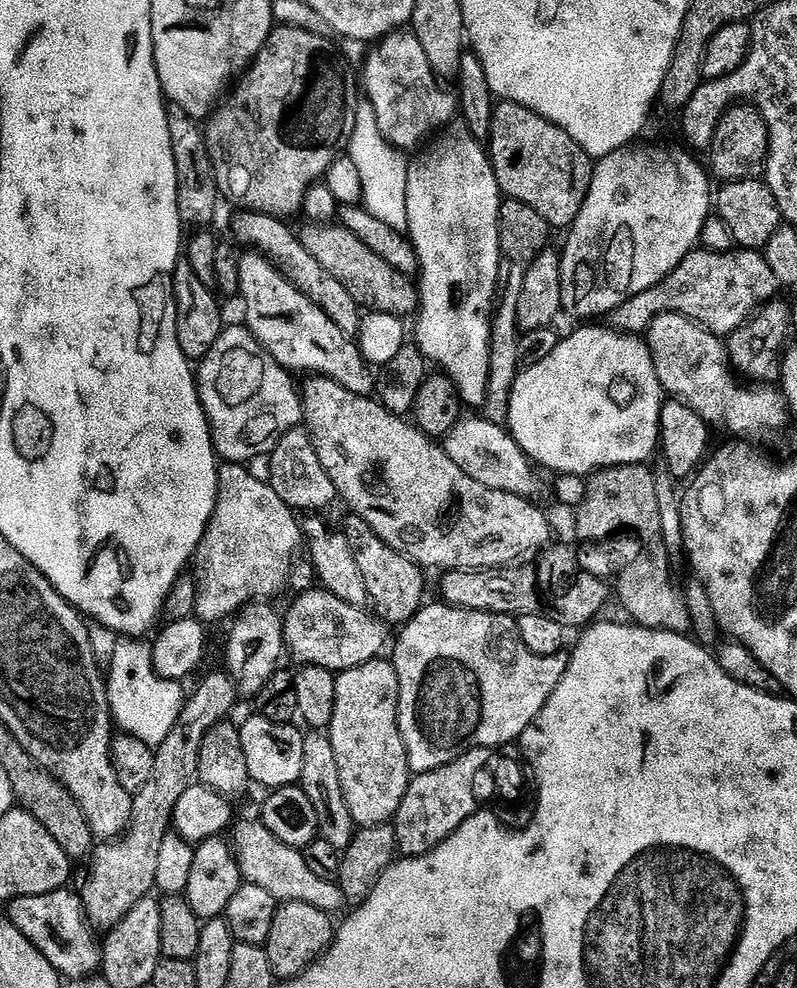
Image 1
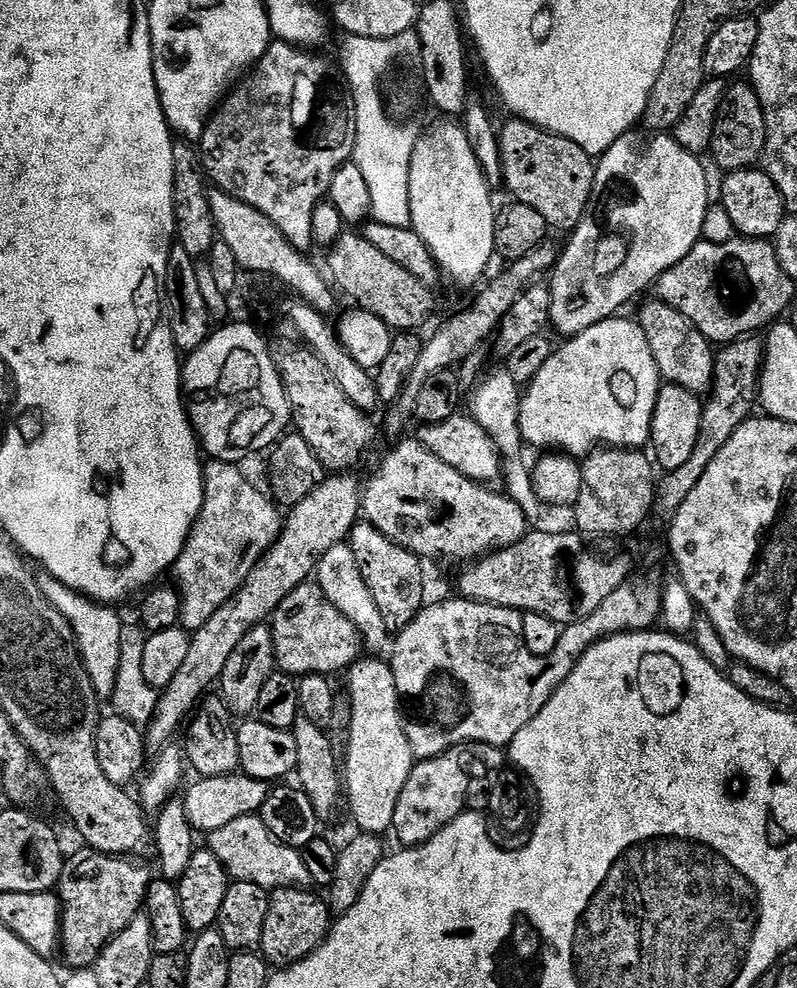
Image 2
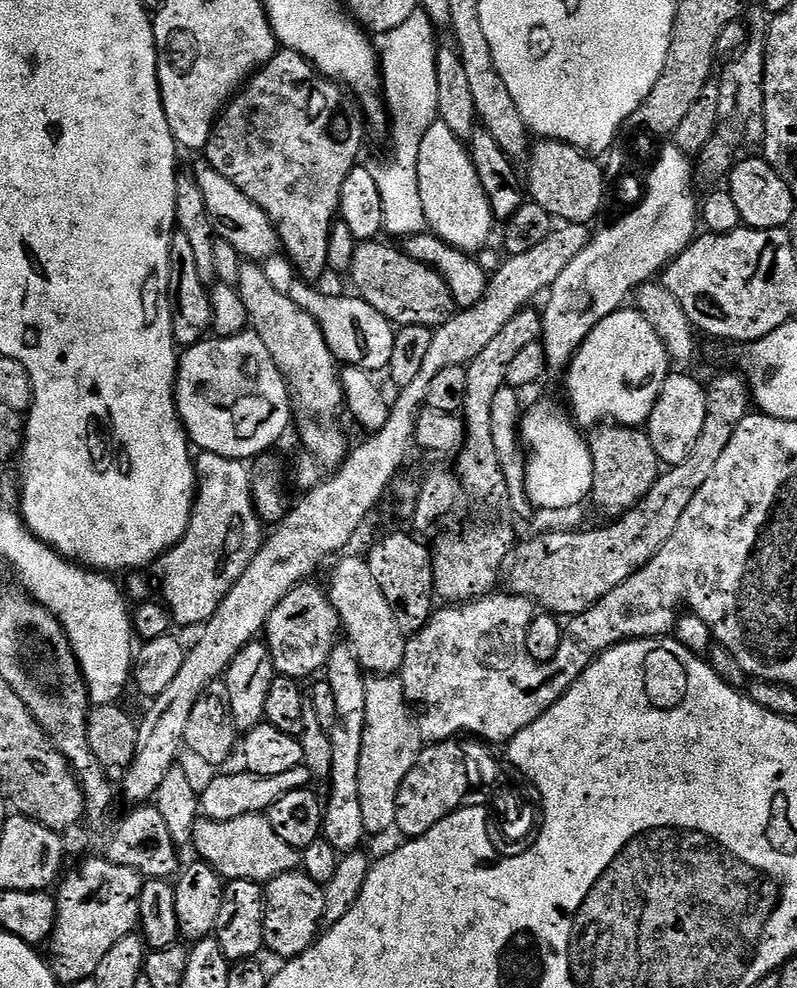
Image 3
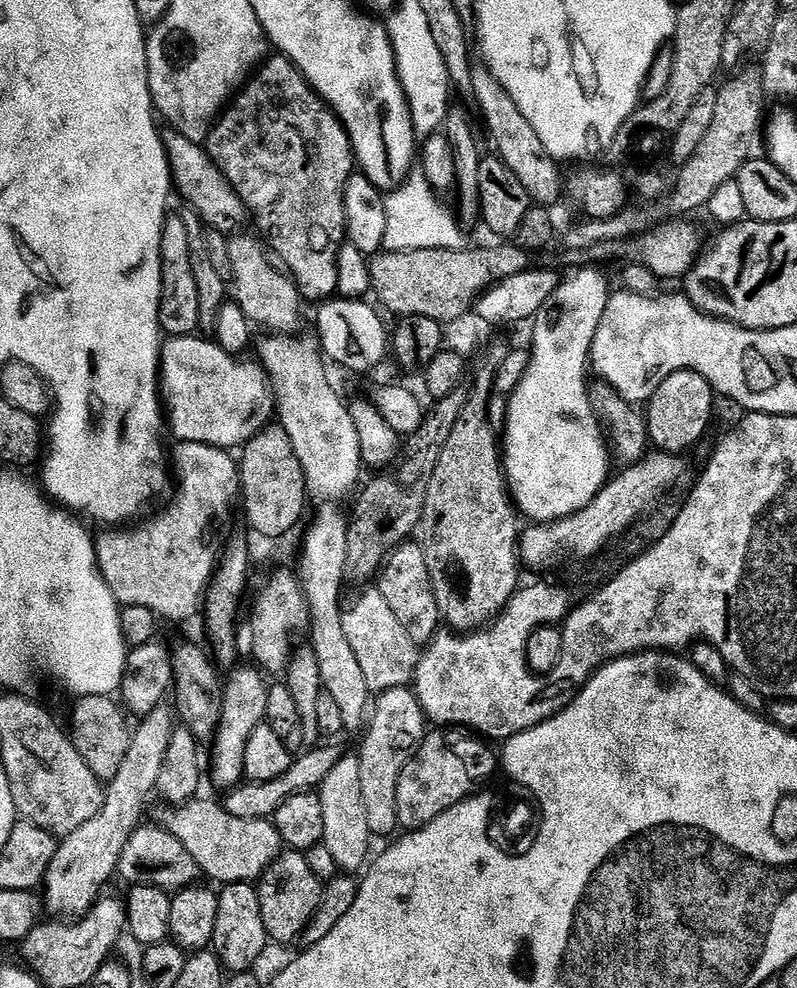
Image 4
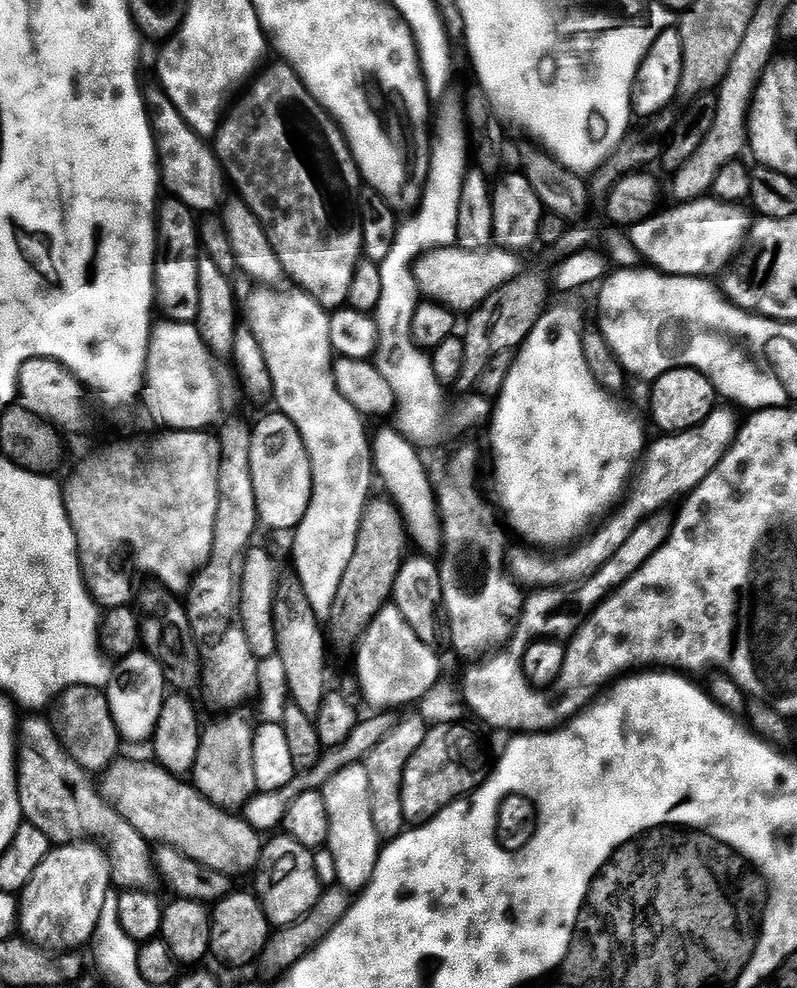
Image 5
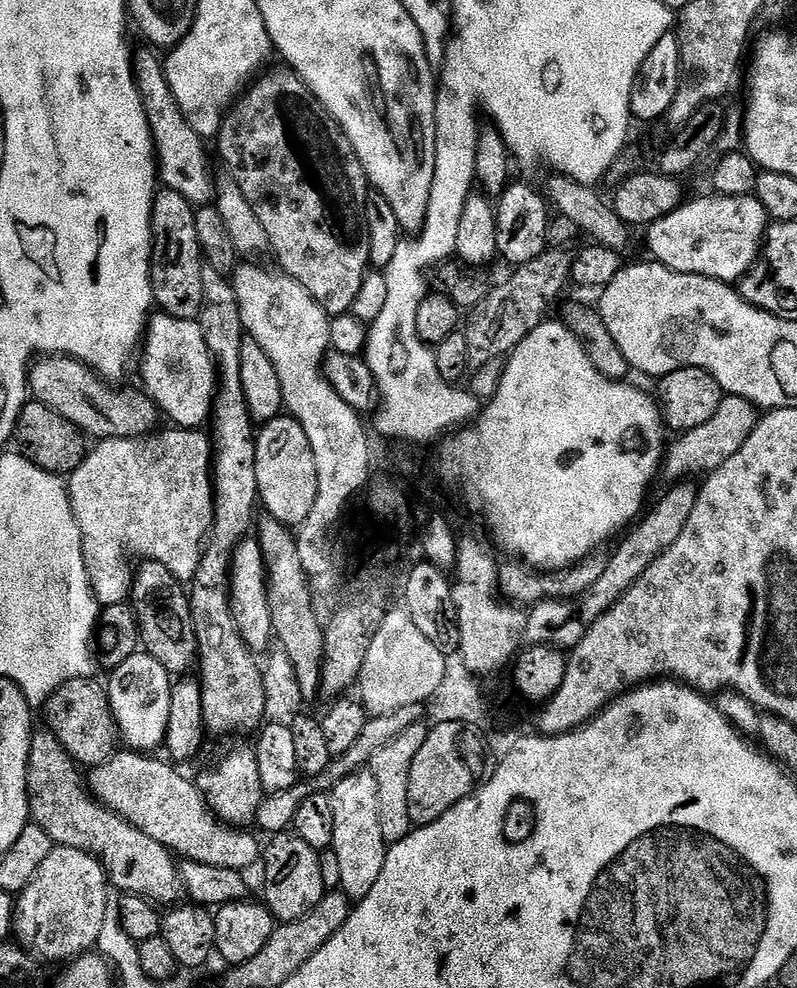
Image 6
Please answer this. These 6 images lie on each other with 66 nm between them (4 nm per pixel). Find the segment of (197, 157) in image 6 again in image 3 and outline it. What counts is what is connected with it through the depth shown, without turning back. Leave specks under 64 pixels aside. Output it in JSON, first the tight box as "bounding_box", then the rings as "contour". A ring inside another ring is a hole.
{"bounding_box":[194,162,281,262],"contour":[[[200,162],[194,170],[194,177],[212,219],[212,231],[219,239],[230,242],[230,246],[238,250],[240,257],[248,262],[265,262],[275,252],[281,251],[280,239],[270,218],[266,218],[258,205],[250,202],[250,198],[246,198],[246,194],[242,194],[242,190],[238,190],[238,186],[230,182],[230,178],[222,178],[222,174],[218,174],[218,170],[211,168],[207,162]]]}

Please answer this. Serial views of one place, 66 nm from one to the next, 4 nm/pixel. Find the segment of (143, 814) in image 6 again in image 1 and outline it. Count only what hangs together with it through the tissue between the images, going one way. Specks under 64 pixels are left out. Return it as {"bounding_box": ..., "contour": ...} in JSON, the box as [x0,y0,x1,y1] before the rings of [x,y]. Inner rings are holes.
{"bounding_box":[230,819,345,914],"contour":[[[259,819],[238,824],[235,825],[236,833],[235,828],[231,833],[230,844],[236,853],[241,877],[247,883],[262,886],[262,890],[267,890],[278,902],[310,902],[310,906],[318,906],[318,910],[329,914],[336,914],[339,908],[345,907],[339,883],[318,878],[306,866],[306,858],[301,849],[286,846],[286,842],[278,842],[278,838],[274,838],[274,834],[270,834],[270,830],[266,830]]]}

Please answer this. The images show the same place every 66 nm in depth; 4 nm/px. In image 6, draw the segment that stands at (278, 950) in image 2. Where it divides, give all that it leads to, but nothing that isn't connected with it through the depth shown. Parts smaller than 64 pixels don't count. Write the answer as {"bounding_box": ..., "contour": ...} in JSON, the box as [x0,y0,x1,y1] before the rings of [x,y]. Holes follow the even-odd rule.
{"bounding_box":[262,834,326,922],"contour":[[[276,834],[262,852],[264,864],[264,897],[262,903],[277,921],[287,922],[305,916],[326,894],[323,880],[321,853],[315,852],[310,842],[302,842],[295,834]]]}

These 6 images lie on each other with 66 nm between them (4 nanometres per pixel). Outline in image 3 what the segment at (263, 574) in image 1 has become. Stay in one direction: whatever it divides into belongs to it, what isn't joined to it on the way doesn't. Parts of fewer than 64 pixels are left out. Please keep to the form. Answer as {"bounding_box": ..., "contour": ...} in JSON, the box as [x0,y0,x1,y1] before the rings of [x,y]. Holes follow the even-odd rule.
{"bounding_box":[154,452,266,628],"contour":[[[200,452],[195,457],[196,501],[192,504],[192,517],[184,537],[173,548],[169,548],[154,565],[156,588],[159,599],[166,605],[173,621],[188,628],[191,624],[203,626],[218,610],[219,604],[242,577],[243,572],[258,554],[266,539],[266,528],[252,501],[252,477],[245,461],[222,458],[222,454]],[[236,548],[236,568],[220,568],[232,556]]]}

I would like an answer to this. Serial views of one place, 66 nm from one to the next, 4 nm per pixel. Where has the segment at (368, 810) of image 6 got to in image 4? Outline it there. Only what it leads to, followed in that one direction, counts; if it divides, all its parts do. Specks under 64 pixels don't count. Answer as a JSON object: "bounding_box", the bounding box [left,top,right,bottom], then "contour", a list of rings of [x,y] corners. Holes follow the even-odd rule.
{"bounding_box":[318,755,374,873],"contour":[[[341,755],[334,770],[330,770],[330,774],[326,774],[326,778],[321,782],[318,795],[322,802],[322,818],[325,823],[322,843],[330,850],[331,857],[334,858],[341,873],[359,873],[359,868],[363,869],[369,863],[368,843],[373,843],[374,840],[370,822],[366,822],[366,806],[362,798],[362,766],[359,755]]]}

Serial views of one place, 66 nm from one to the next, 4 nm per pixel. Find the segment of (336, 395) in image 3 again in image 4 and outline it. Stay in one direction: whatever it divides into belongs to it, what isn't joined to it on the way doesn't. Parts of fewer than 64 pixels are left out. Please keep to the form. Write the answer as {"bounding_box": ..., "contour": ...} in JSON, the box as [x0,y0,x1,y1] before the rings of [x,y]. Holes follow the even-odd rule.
{"bounding_box":[228,234,301,333],"contour":[[[245,234],[233,235],[228,241],[230,270],[232,271],[230,284],[234,289],[234,302],[238,306],[242,306],[242,314],[246,314],[246,318],[253,325],[259,326],[259,324],[261,324],[261,326],[265,328],[263,330],[265,333],[299,333],[301,331],[301,289],[299,287],[295,288],[295,286],[292,285],[295,283],[273,263],[269,253],[266,251],[265,245],[261,243],[255,235],[253,235],[254,237],[244,235]]]}

